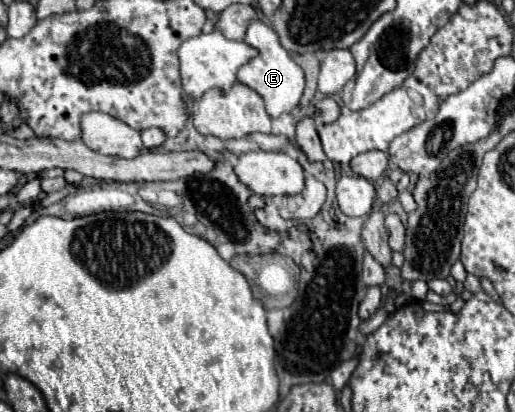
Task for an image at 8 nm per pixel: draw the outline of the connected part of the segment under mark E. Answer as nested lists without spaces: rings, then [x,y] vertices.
[[[253,20],[249,24],[243,42],[247,42],[251,48],[259,50],[259,54],[255,58],[251,58],[245,66],[239,68],[237,80],[241,84],[249,86],[251,90],[255,90],[265,100],[265,108],[267,108],[269,116],[277,118],[285,112],[291,112],[299,104],[303,88],[305,88],[303,70],[291,60],[289,52],[279,44],[279,36],[275,34],[275,30],[271,26],[267,26],[263,20]]]

